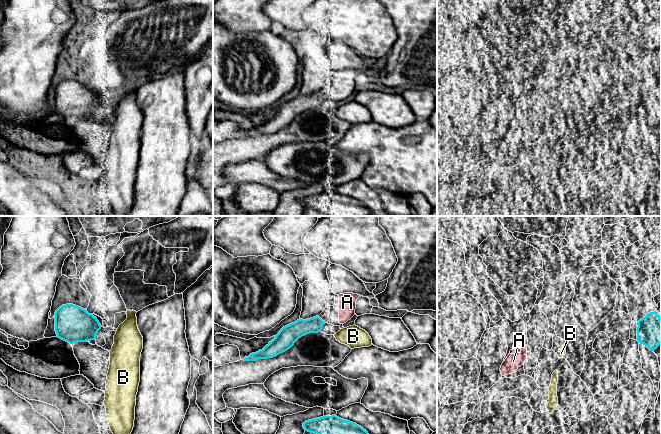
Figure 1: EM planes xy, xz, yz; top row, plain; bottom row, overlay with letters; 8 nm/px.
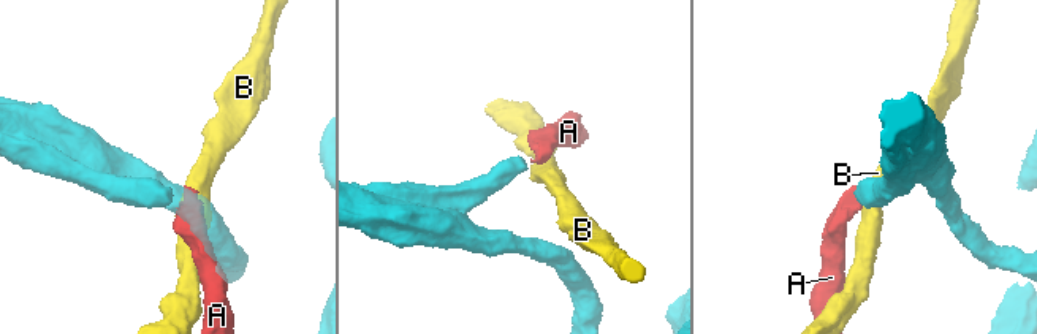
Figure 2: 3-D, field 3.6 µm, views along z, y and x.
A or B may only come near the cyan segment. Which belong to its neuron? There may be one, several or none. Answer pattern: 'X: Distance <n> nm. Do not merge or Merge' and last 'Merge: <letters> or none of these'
A: Distance 120 nm. Merge
B: Distance 110 nm. Do not merge
Merge: A

